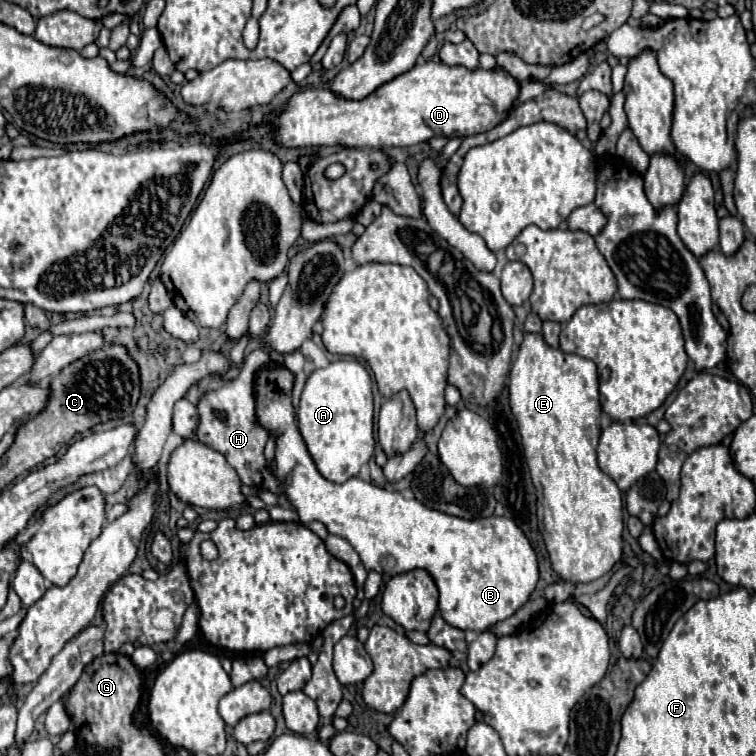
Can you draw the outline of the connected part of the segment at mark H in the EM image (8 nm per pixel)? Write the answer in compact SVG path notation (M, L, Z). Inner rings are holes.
M263 348L253 350L245 358L241 374L233 382L227 382L217 390L209 390L199 398L199 402L197 402L197 412L199 412L197 438L203 444L211 446L213 450L221 452L241 478L253 476L253 474L259 472L259 468L263 468L261 486L265 486L267 490L271 490L275 494L281 494L281 486L279 486L277 478L273 476L273 464L267 464L265 456L263 456L263 448L269 440L269 434L267 434L267 430L263 430L255 422L255 396L253 396L253 390L251 390L251 378L255 376L255 370L261 364L265 364L267 360L269 360L269 354ZM215 412L223 412L225 418L217 418Z

